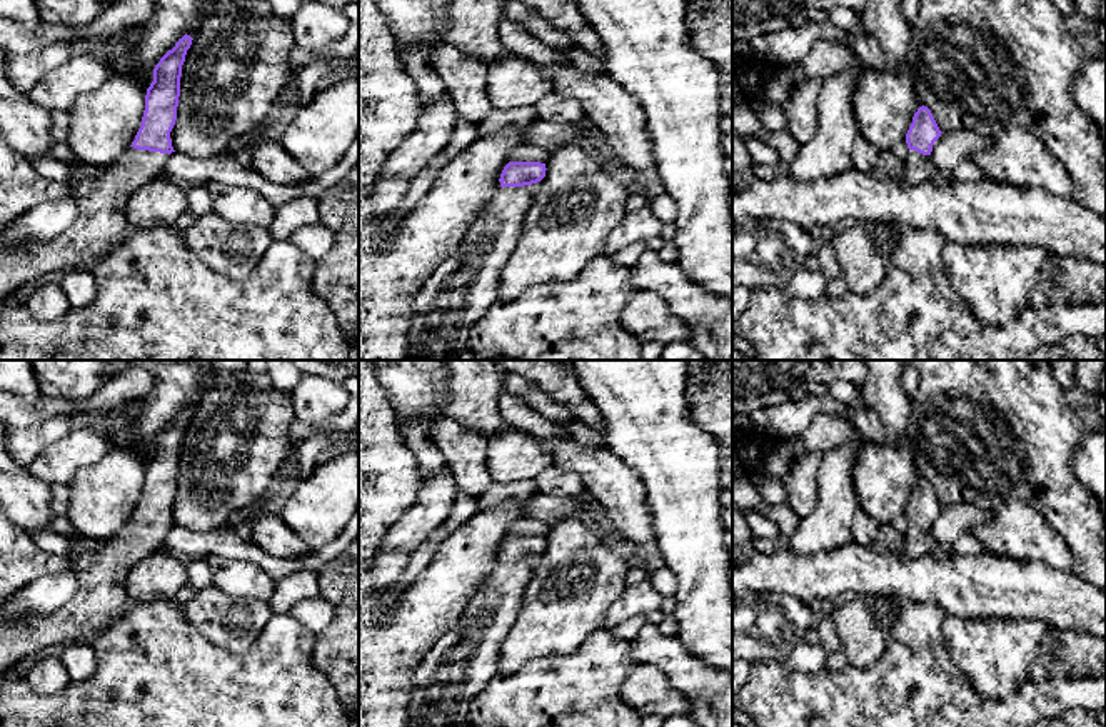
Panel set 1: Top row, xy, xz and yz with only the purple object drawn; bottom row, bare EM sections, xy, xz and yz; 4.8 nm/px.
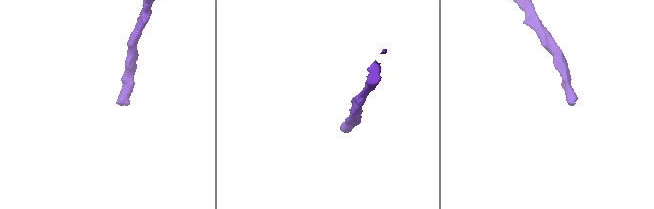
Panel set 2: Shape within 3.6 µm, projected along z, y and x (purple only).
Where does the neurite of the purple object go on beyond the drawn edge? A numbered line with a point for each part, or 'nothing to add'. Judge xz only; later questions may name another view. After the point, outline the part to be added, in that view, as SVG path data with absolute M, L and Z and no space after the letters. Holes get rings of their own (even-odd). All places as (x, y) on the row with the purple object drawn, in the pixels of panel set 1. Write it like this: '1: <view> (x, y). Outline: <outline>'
nothing to add

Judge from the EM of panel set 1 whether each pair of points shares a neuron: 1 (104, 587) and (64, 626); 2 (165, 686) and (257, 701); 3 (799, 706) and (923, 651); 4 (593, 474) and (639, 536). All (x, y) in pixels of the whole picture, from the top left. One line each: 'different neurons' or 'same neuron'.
1: same neuron
2: same neuron
3: same neuron
4: same neuron

